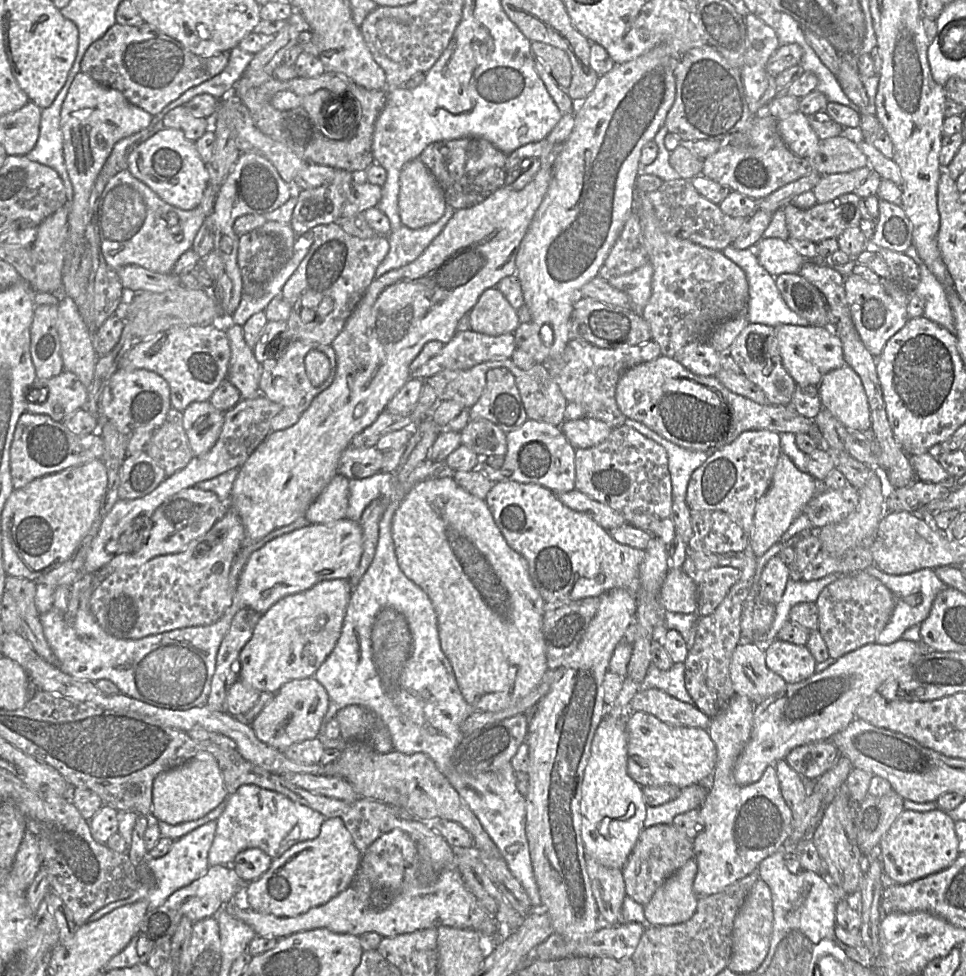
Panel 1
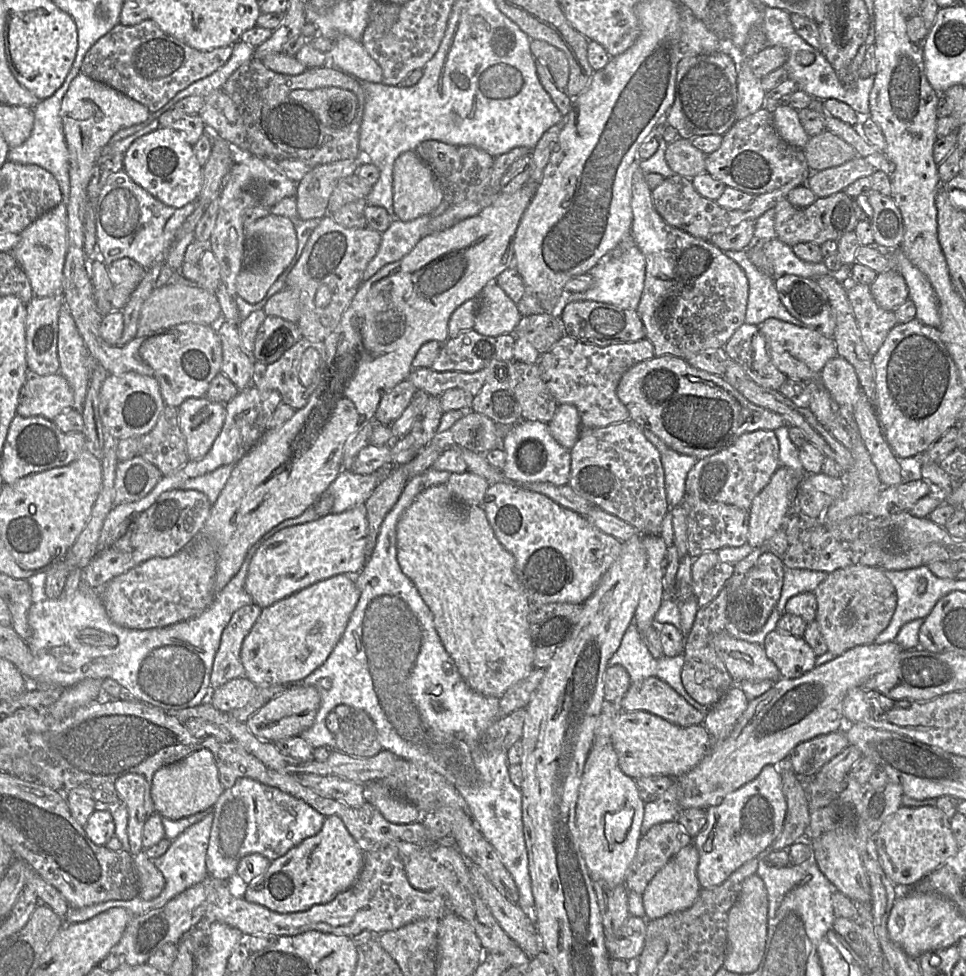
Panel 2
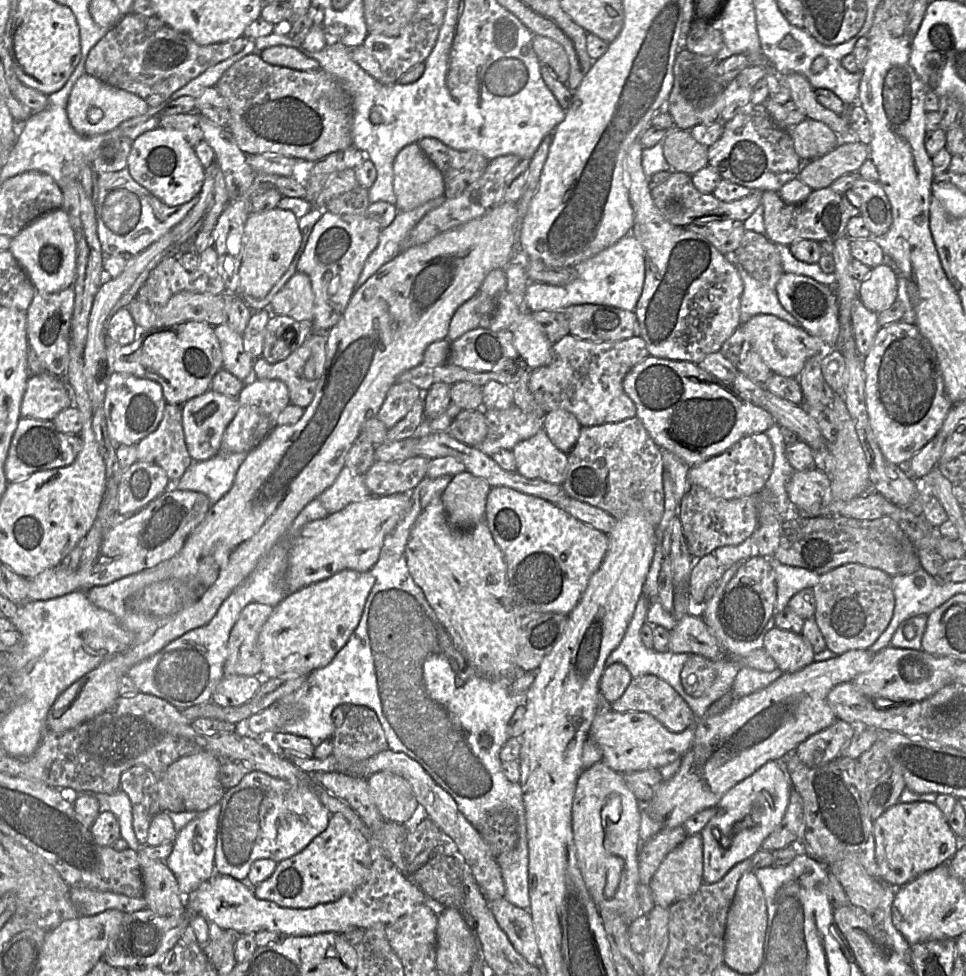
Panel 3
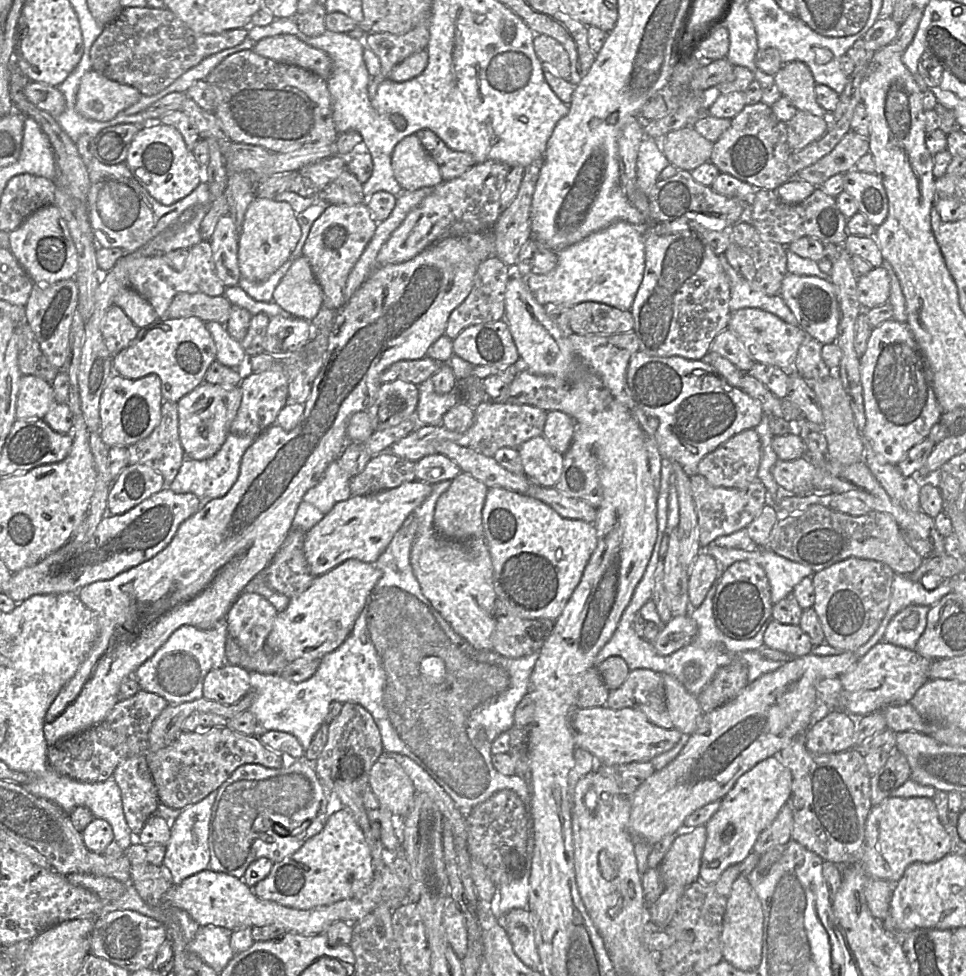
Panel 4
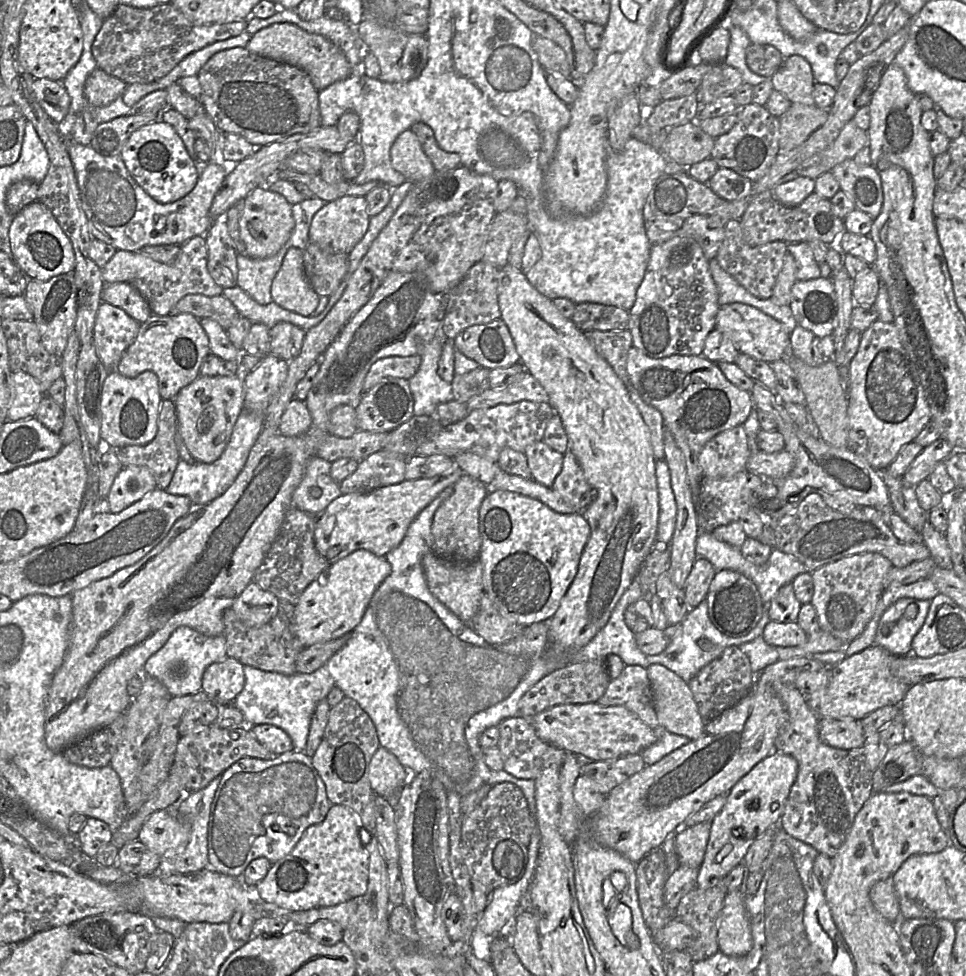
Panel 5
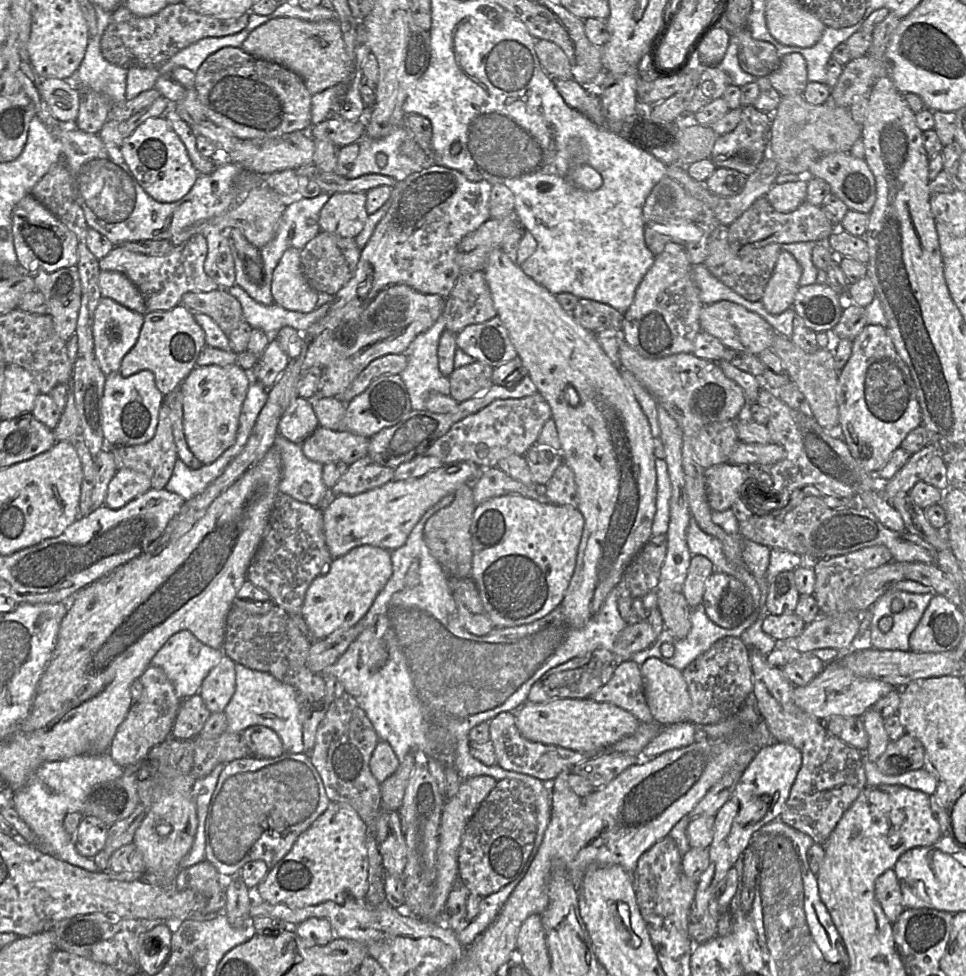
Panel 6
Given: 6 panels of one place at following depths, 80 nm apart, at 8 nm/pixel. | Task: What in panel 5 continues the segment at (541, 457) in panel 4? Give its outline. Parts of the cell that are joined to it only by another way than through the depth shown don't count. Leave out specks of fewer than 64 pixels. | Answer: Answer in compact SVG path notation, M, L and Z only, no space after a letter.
M542 440L529 445L524 454L531 473L531 479L551 487L563 465L563 454L553 450Z

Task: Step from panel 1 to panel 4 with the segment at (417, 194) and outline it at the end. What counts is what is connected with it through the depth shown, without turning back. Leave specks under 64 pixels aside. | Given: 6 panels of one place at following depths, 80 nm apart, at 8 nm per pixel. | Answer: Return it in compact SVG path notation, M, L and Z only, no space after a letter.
M415 134L403 138L395 146L391 167L402 191L434 188L443 181L438 165Z

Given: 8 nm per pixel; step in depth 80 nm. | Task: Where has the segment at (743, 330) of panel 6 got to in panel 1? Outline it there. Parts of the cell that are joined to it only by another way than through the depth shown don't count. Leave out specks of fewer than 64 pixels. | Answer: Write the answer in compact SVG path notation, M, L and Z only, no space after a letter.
M781 324L775 332L782 364L797 385L818 386L828 372L846 365L842 343L828 327Z

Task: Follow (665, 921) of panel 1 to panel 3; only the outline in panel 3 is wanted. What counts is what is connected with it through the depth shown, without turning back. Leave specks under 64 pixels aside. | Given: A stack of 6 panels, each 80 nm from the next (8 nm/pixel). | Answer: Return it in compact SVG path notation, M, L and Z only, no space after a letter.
M701 833L691 834L662 861L649 887L655 905L670 908L674 903L693 895L703 883L703 842Z

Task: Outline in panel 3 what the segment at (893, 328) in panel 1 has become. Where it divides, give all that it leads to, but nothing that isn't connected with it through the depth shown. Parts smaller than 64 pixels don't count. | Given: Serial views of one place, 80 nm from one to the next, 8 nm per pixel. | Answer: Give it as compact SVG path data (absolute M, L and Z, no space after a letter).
M857 298L852 306L851 321L856 350L861 356L865 356L880 328L877 313L866 308L862 301Z

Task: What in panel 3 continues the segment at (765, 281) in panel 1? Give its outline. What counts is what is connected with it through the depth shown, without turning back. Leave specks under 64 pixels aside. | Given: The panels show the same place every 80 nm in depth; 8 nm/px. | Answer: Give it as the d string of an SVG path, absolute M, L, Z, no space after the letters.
M734 251L728 252L724 256L735 266L743 282L743 292L740 298L741 324L746 323L757 314L770 314L794 327L800 327L799 322L783 308L775 290L752 278L738 263Z

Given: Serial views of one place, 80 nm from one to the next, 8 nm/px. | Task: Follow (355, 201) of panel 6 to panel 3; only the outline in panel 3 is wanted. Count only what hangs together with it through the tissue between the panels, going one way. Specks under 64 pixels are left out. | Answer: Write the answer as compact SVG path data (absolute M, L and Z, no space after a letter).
M325 211L314 225L306 247L297 265L297 271L306 274L311 282L314 294L312 331L327 333L342 317L351 296L356 290L355 285L361 274L365 261L379 243L381 229L367 215L336 215Z

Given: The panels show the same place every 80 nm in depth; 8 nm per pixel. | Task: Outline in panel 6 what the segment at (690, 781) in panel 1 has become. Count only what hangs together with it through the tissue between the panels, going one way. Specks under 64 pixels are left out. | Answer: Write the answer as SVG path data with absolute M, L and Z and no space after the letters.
M558 699L535 704L525 702L515 713L515 724L527 740L560 746L582 753L601 750L633 734L640 721L629 712L606 702L586 699Z

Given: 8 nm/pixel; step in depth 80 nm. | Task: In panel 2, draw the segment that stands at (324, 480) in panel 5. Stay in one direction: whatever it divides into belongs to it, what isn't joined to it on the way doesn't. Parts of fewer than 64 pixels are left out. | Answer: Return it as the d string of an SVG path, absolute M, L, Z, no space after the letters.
M343 469L324 492L333 497L332 513L341 513L364 504L382 480L380 471L362 475Z

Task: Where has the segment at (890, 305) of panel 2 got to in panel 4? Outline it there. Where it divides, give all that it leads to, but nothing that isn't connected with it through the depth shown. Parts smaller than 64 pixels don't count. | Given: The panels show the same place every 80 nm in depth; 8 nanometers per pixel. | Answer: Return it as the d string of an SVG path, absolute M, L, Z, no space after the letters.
M883 266L873 267L857 279L858 300L861 311L885 304L890 295L890 277Z

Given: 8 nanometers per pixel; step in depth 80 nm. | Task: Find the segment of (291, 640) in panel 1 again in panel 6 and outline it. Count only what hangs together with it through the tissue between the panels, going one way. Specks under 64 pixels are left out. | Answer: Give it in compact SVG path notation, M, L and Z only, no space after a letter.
M362 545L333 558L306 591L301 609L312 640L322 640L332 633L358 623L371 607L392 575L391 552L381 547Z

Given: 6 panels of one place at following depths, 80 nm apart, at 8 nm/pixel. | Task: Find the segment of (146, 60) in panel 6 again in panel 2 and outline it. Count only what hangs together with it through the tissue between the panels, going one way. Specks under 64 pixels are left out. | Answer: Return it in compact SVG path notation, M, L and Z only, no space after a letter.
M147 19L134 26L116 25L86 53L81 72L146 106L151 113L166 105L177 93L206 78L225 65L233 45L206 52L196 50L163 32Z

